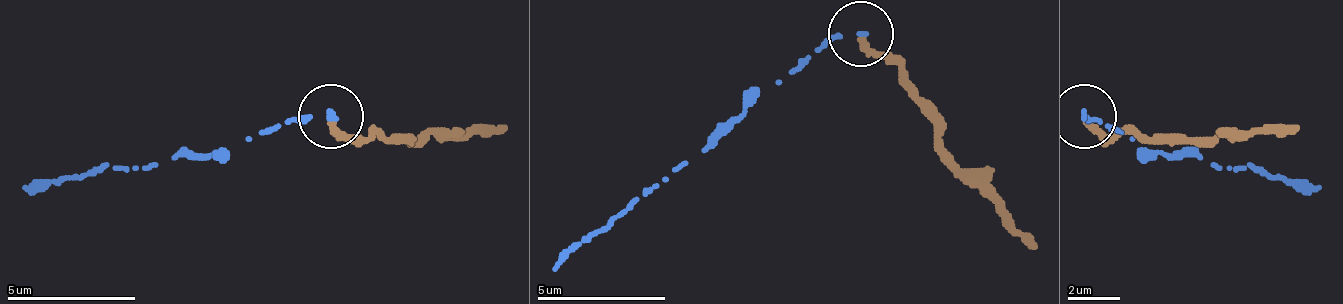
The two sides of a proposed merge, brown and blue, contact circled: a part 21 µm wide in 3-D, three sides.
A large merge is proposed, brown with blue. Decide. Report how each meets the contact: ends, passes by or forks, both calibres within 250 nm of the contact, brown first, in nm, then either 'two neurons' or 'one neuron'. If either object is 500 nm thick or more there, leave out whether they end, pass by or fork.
brown ends there; blue ends there; 300 nm thick on the brown side, 200 nm on the other; two neurons

